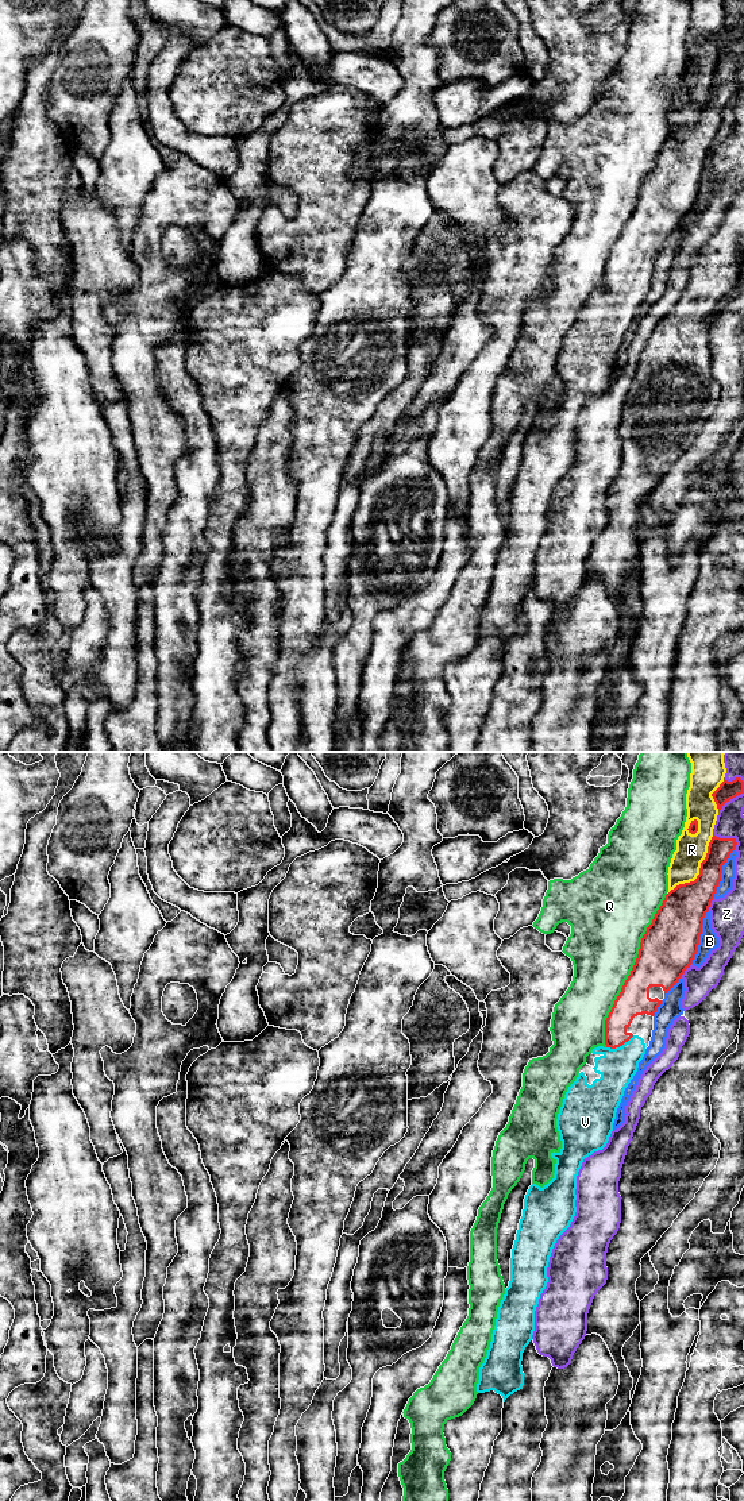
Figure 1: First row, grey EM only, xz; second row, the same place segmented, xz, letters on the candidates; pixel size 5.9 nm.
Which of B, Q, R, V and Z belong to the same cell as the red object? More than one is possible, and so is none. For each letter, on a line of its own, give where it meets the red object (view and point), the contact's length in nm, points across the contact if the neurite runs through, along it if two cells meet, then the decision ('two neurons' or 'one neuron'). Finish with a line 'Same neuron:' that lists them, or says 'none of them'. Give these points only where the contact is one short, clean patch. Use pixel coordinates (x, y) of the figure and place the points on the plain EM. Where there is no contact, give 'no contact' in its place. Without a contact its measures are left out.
B: contact xz (700, 180); length 340 nm; two neurons
Q: contact xz (631, 215); length 1000 nm; two neurons
R: contact xz (700, 114); length 460 nm; two neurons
V: contact xz (620, 289); length 180 nm; way xz (628, 249), (620, 261), (620, 289), (620, 307), (617, 311); one neuron
Z: contact xz (728, 83); length 170 nm; two neurons
Same neuron: V

